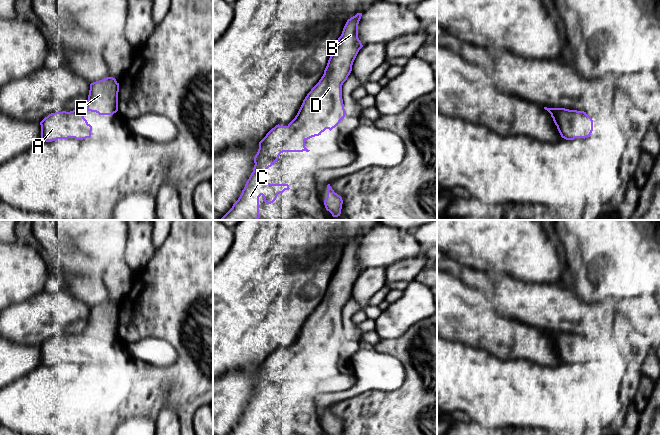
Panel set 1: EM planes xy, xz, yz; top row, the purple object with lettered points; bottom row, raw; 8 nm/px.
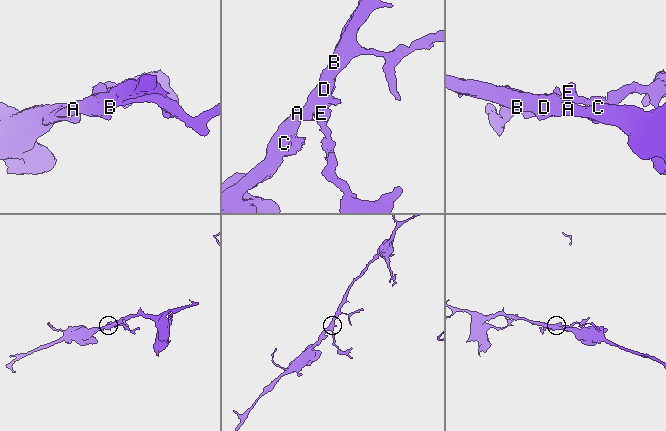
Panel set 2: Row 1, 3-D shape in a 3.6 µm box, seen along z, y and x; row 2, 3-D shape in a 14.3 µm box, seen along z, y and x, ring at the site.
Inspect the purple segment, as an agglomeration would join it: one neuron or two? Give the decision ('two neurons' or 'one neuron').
one neuron

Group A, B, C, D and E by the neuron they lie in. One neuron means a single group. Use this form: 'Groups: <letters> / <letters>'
Groups: A B C D E

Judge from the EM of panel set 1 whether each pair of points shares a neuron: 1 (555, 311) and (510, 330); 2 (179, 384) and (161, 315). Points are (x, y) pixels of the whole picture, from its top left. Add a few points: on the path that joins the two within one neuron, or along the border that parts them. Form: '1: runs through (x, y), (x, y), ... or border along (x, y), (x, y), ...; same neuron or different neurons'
1: border along (503, 316), (519, 320), (543, 332); different neurons
2: runs through (183, 367), (183, 349), (178, 342), (178, 332); same neuron

